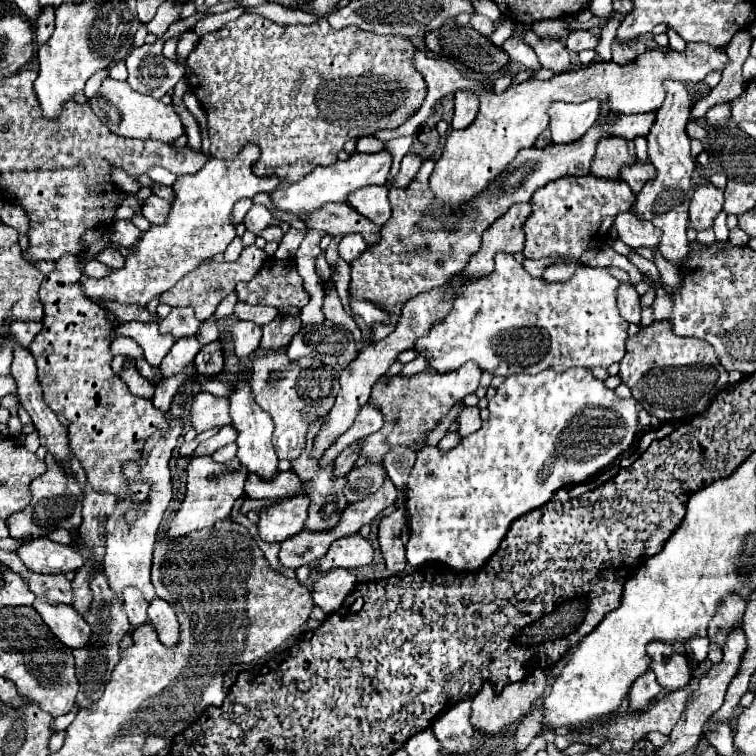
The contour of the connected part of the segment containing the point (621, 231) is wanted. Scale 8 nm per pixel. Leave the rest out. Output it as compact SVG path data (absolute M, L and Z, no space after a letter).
M632 210L620 212L614 220L614 228L618 232L618 238L630 248L646 246L646 248L654 250L662 236L662 232L654 224L650 224L642 218L636 218Z

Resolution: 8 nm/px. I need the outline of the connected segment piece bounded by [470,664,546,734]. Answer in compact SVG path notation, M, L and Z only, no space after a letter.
M530 664L530 672L526 674L526 678L522 682L508 684L498 694L494 692L494 688L488 682L484 682L482 690L472 700L470 722L476 730L498 734L498 732L506 730L508 726L512 726L516 720L522 720L534 708L534 704L544 696L544 690L546 690L546 674L544 674L542 668L532 668L532 664Z

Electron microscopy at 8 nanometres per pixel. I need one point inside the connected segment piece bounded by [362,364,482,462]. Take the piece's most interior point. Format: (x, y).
(412, 407)

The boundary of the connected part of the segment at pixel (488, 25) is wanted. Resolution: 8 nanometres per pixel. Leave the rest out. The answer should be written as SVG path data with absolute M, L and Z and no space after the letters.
M472 14L472 20L470 20L470 26L476 28L480 34L484 36L490 36L496 28L494 28L494 22L486 16L480 16L480 14Z

